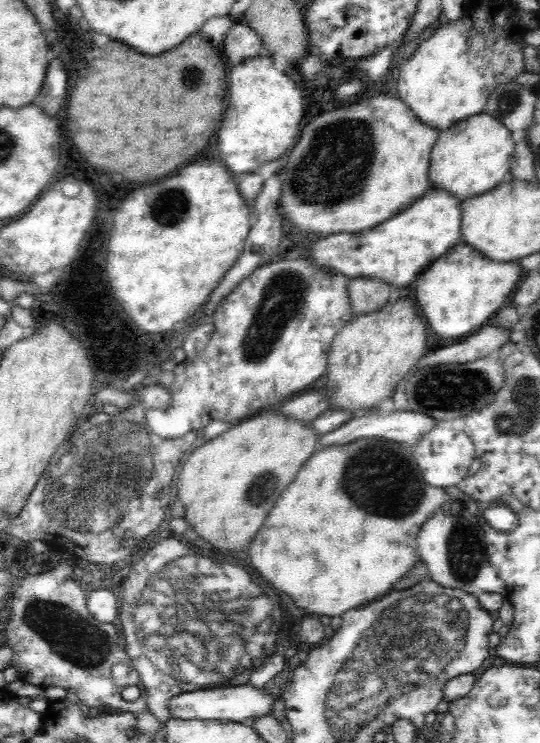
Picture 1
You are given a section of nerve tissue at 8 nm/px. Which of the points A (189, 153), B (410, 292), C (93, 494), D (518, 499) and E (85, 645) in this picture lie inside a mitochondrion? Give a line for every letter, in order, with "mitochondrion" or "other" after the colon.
A: other
B: other
C: mitochondrion
D: other
E: mitochondrion

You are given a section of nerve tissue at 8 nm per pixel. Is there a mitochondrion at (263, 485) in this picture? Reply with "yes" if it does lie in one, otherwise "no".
yes

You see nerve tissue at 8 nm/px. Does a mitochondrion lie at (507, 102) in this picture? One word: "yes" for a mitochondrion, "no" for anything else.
yes

